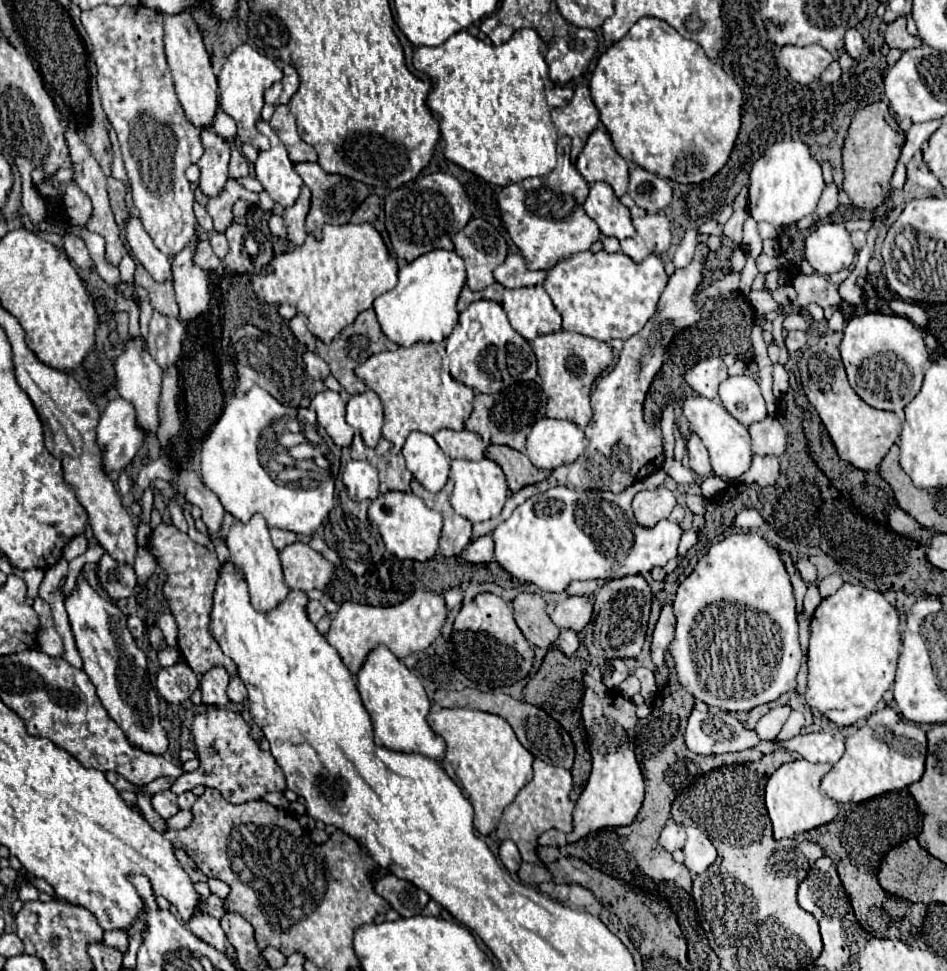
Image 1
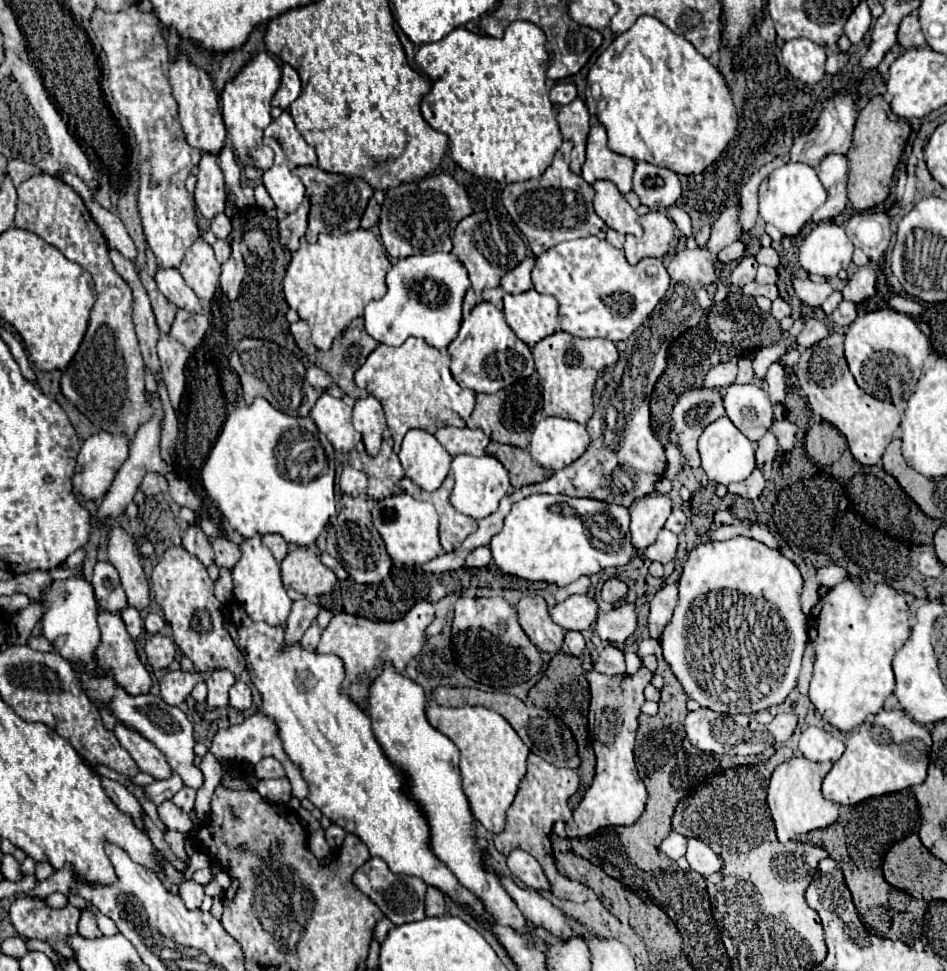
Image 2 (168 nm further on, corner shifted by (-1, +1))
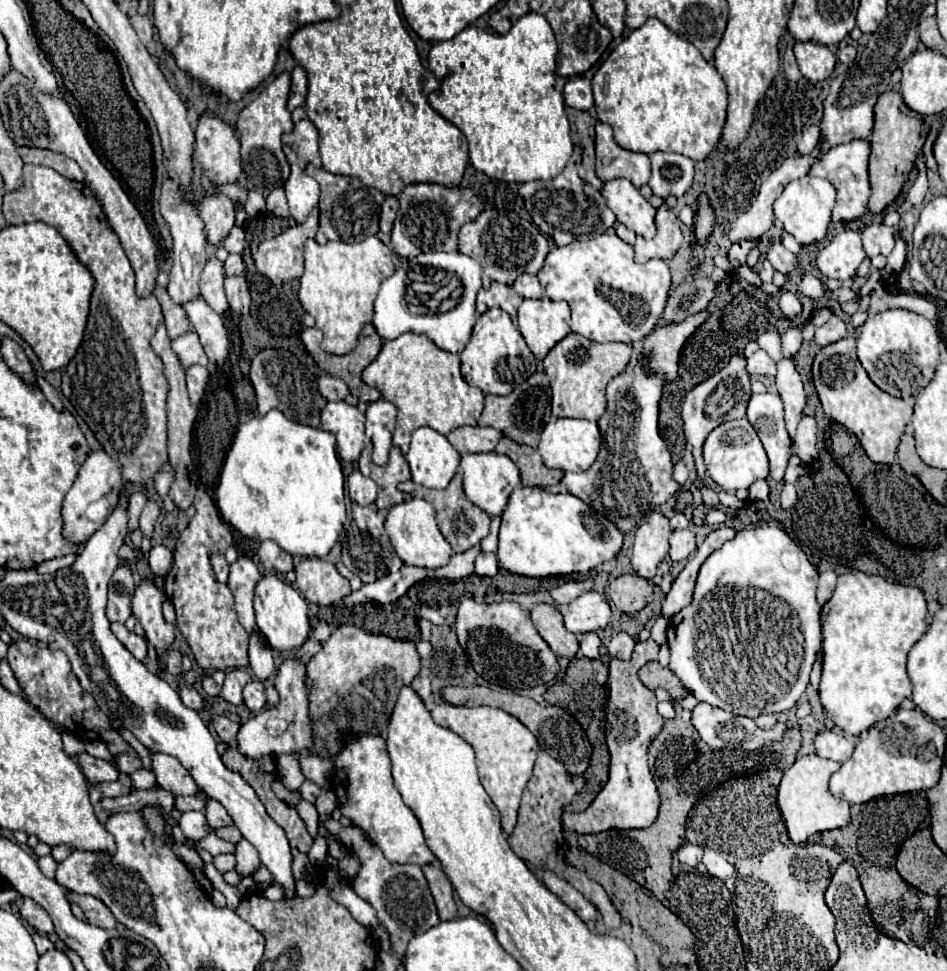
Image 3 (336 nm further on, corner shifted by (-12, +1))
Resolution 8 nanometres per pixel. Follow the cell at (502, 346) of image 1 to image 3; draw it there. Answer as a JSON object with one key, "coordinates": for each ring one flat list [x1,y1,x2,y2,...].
{"coordinates":[[492,307,480,315,480,319,474,325,472,339,460,357,462,357,462,375,466,383,492,395,508,395,514,387,518,387,536,373,534,353,528,349,524,337,512,323,510,315,500,307]]}

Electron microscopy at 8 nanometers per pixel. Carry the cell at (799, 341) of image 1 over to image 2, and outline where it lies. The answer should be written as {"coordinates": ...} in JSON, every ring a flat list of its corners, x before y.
{"coordinates":[[809,319,807,327,797,335,797,343,799,343,801,347,811,347,811,345,819,343,819,341,825,339,825,337,829,337,829,327,827,327,827,323,821,321,821,319]]}

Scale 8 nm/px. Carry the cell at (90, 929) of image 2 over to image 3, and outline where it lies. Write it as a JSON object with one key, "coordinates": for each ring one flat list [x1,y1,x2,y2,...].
{"coordinates":[[68,893,68,901,78,903,80,909,84,911,84,917,90,925,102,927,102,929,114,929,116,927,116,919,110,913,110,909,96,897,92,895,78,895,78,893]]}

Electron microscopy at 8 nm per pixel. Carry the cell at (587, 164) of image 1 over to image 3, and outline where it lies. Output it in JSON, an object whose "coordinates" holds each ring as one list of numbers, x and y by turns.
{"coordinates":[[596,123,596,175,600,181,610,179,630,179,636,189,650,179,650,159,644,153,634,153,622,149,614,137,612,127,606,123]]}

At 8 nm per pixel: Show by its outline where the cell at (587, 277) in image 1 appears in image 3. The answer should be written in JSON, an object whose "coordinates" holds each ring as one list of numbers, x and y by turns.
{"coordinates":[[602,233,590,241,574,241,566,247,552,247,544,267,538,271,546,297,566,301,572,309,572,331,590,341,642,341,654,331,670,291,670,269,662,259,644,265,634,261,632,245,614,233]]}

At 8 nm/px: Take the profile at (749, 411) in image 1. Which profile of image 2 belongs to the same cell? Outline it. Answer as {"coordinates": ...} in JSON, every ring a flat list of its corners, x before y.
{"coordinates":[[733,383,723,401,727,417,749,441,757,443,769,431,773,423,773,405,767,391,763,391,757,383]]}

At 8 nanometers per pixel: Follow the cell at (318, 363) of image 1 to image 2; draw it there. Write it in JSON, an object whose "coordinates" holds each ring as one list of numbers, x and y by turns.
{"coordinates":[[311,365,311,367,307,369,307,381,311,383,311,387,321,389,321,391,327,391,327,389,333,385,333,379,331,379,323,369,319,369,319,367,315,367,315,365]]}

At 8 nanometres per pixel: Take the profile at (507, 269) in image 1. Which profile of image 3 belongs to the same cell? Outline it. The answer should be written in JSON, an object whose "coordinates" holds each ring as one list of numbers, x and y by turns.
{"coordinates":[[520,275,514,281,514,289,520,297,530,297,530,299,542,299,544,297,544,291,542,291,536,275]]}

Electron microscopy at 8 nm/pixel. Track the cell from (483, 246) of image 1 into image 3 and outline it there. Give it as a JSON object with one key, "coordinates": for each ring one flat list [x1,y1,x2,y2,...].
{"coordinates":[[496,209,484,211,478,215,478,219,466,223,460,229,458,237,460,253,476,259,492,281,500,281,504,285,512,285,518,275,538,273,544,265,550,247,548,239,540,233,540,229,534,223,520,219,516,213,500,213]]}

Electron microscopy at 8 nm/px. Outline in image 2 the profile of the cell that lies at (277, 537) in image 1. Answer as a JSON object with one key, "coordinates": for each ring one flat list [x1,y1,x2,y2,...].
{"coordinates":[[263,535,261,541,263,541,263,545,273,553,273,557,275,557,277,563,281,563,281,561,285,559,289,545,283,541,283,537,279,537,279,535]]}

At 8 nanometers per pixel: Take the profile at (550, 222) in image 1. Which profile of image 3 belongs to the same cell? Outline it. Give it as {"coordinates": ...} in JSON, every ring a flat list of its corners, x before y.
{"coordinates":[[572,163,554,179,522,183,518,193,524,199,526,211,530,213,530,217,534,219,538,229,546,237,550,237,558,247,564,247,572,241,586,241,596,235,602,235,616,221,616,217,608,209,602,193,598,189,594,189,590,183,582,181]]}

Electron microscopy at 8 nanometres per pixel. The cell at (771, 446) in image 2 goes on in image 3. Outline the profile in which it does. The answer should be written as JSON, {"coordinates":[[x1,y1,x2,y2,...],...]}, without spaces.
{"coordinates":[[782,359,778,363,778,373,774,377,774,385,784,401,784,420,786,431,794,435,796,425,800,423,803,416,804,405,806,405,806,393,802,387,802,379,790,359]]}

